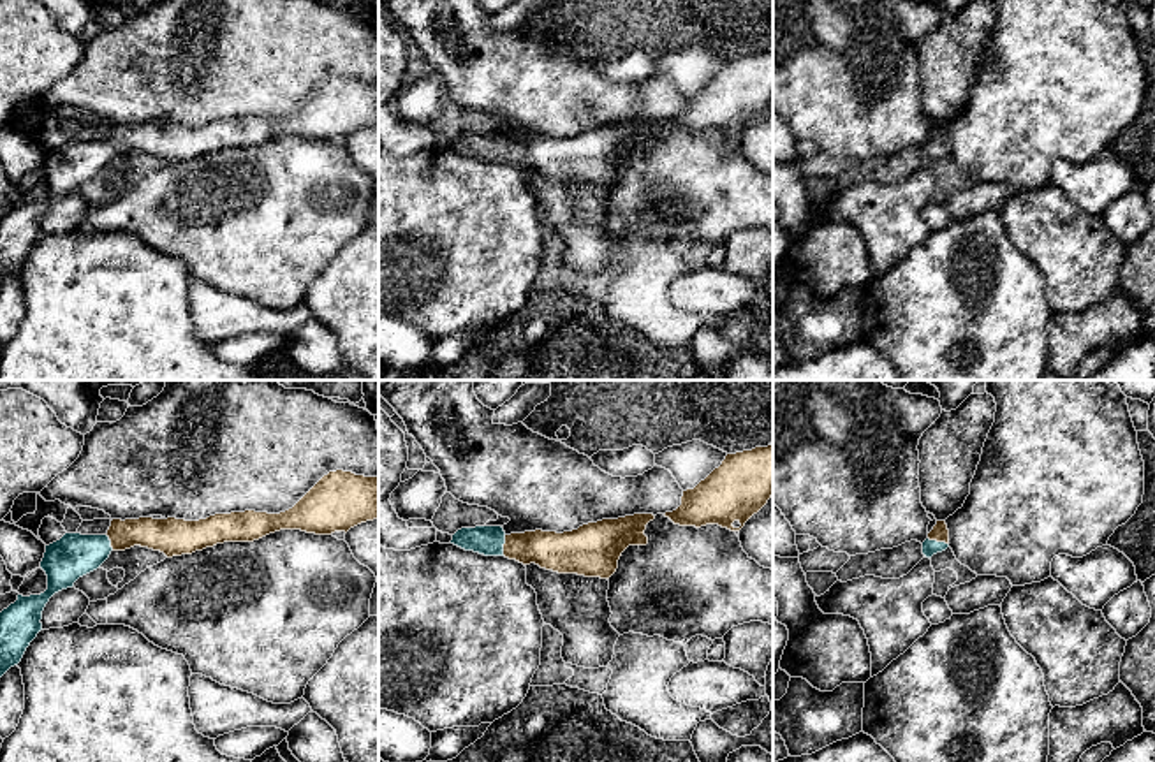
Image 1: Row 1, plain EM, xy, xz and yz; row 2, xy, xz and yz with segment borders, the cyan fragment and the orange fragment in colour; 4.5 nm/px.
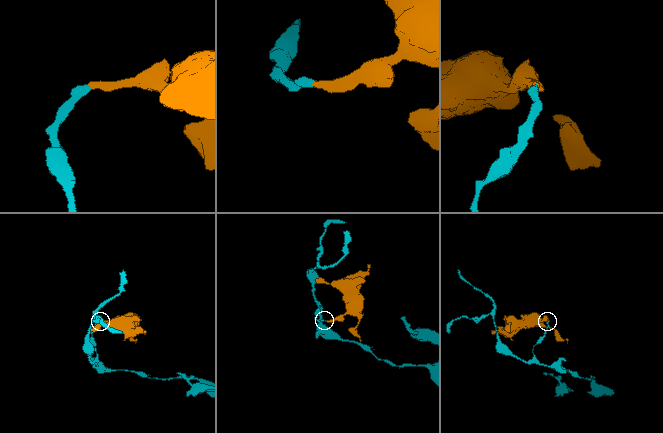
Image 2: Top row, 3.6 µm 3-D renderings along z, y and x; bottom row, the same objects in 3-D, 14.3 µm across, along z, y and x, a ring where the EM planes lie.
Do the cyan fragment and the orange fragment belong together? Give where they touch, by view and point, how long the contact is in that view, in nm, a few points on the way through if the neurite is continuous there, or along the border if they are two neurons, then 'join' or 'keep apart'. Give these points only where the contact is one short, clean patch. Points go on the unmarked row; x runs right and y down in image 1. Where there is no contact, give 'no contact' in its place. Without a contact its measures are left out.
xz (502, 152) | 100 nm | across xz (488, 146), (502, 152), (553, 157) | join

